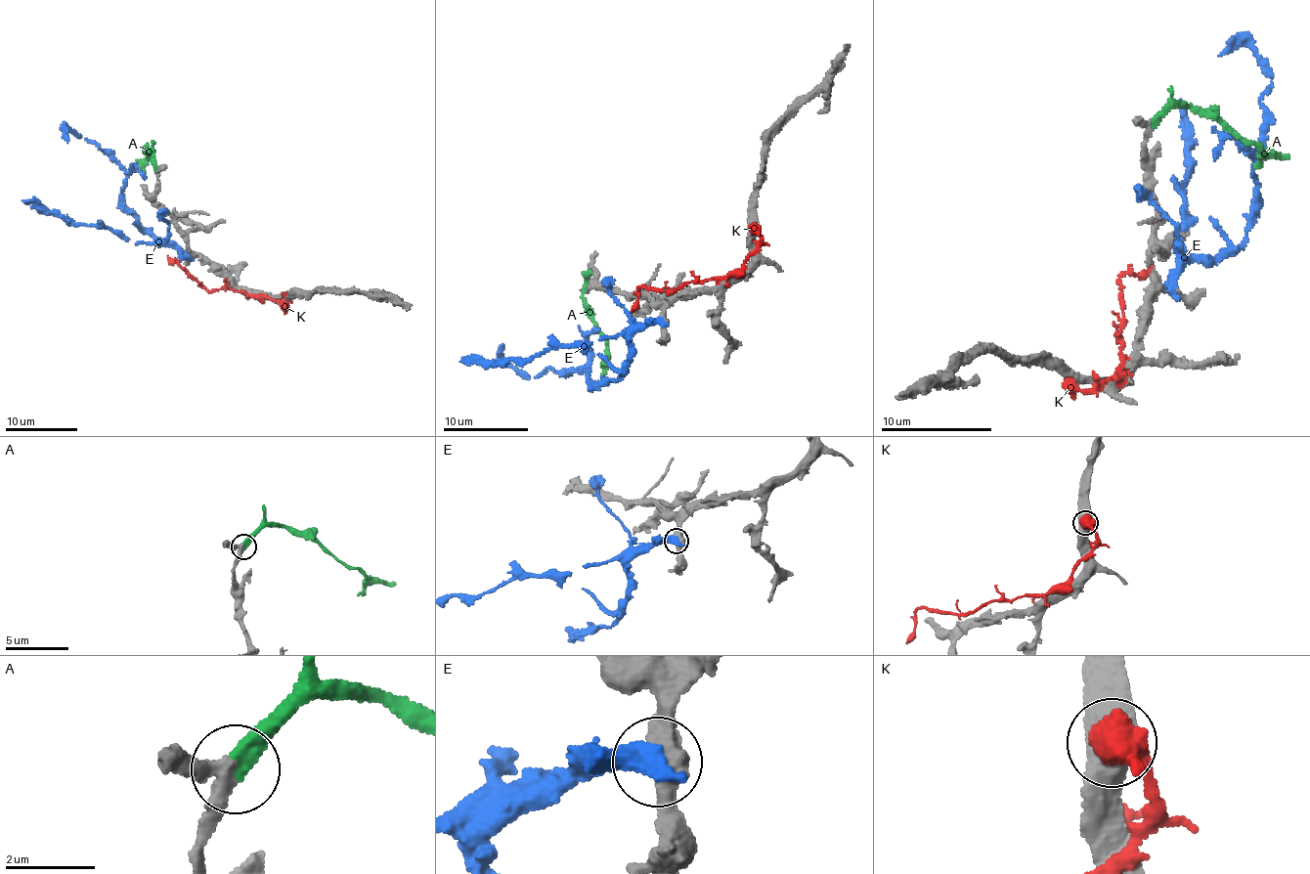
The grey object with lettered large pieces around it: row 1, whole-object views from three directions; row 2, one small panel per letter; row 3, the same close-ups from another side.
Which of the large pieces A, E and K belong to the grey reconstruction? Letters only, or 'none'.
A

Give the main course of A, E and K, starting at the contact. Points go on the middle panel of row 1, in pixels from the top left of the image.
A: (590, 271), (583, 295), (585, 311), (605, 337), (608, 360), (604, 382)
E: (663, 322), (631, 337), (625, 373), (594, 385), (587, 366), (520, 375), (504, 362), (502, 343)
K: (753, 229), (761, 245), (740, 269), (668, 291), (642, 286), (631, 311)

